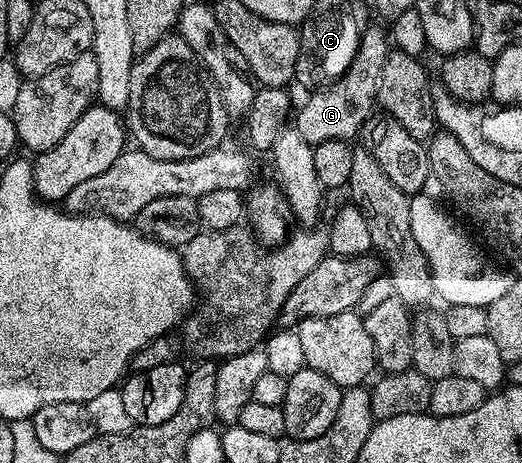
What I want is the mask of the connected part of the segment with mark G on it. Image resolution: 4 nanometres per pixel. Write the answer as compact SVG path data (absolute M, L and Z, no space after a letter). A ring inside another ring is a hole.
M366 28L361 35L361 46L355 51L355 59L341 77L312 90L301 110L295 113L295 127L311 146L327 143L327 139L349 141L360 134L378 104L377 92L383 79L383 63L391 52L391 37L381 29ZM374 105L374 109L373 109ZM298 112L298 113L297 113ZM297 117L297 121L296 121Z

